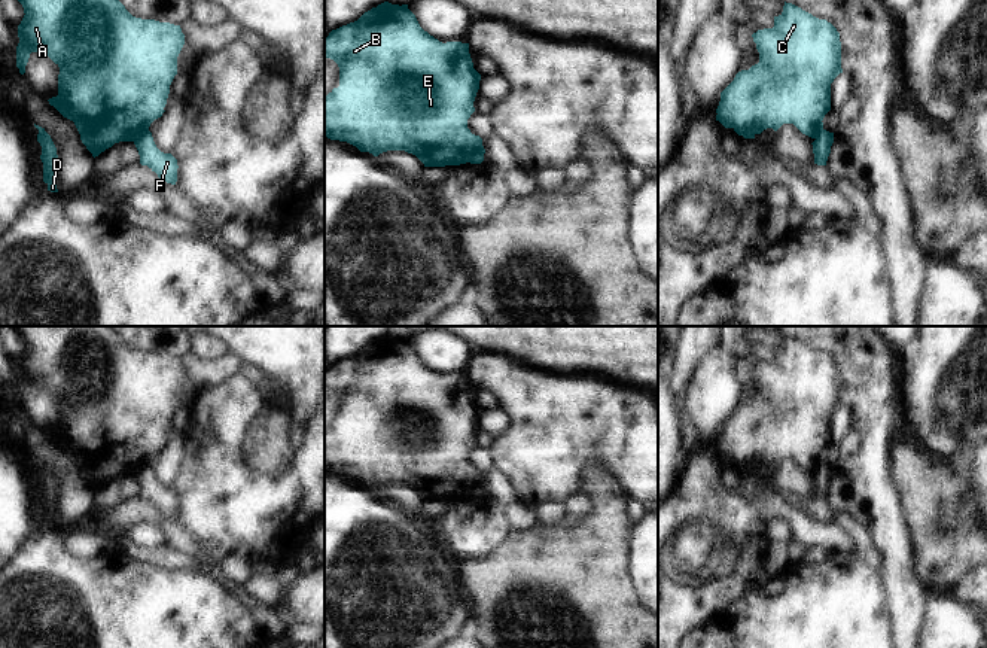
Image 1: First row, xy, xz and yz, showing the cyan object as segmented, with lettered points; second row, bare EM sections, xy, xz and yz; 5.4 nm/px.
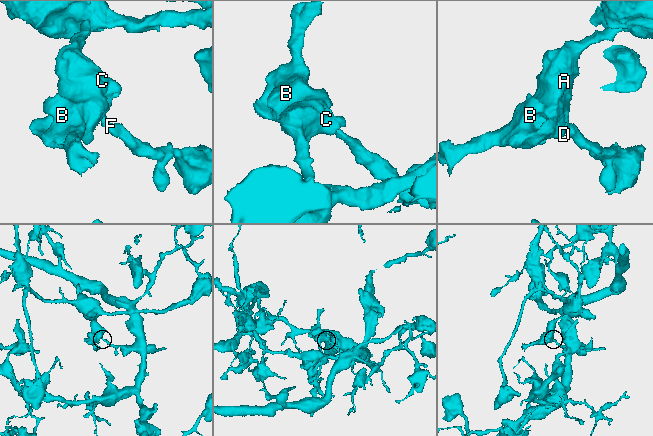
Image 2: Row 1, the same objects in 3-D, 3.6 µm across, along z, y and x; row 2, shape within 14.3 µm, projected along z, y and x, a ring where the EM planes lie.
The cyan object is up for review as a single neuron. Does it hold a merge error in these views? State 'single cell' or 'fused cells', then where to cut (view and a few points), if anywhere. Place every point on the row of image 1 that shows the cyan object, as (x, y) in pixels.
fused cells | xy (148, 130), (142, 130), (131, 140)

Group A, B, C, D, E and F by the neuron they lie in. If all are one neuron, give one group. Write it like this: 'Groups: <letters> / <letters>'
Groups: A B C D E / F.

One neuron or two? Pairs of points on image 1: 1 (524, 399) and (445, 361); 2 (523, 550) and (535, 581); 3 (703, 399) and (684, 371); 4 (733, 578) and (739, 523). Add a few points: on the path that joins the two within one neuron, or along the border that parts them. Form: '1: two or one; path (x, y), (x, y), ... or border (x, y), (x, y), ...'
1: two; border (475, 350), (463, 370)
2: one; path (524, 557), (533, 574)
3: two; border (710, 350), (698, 362), (685, 389), (685, 413)
4: one; path (745, 565), (745, 537)

